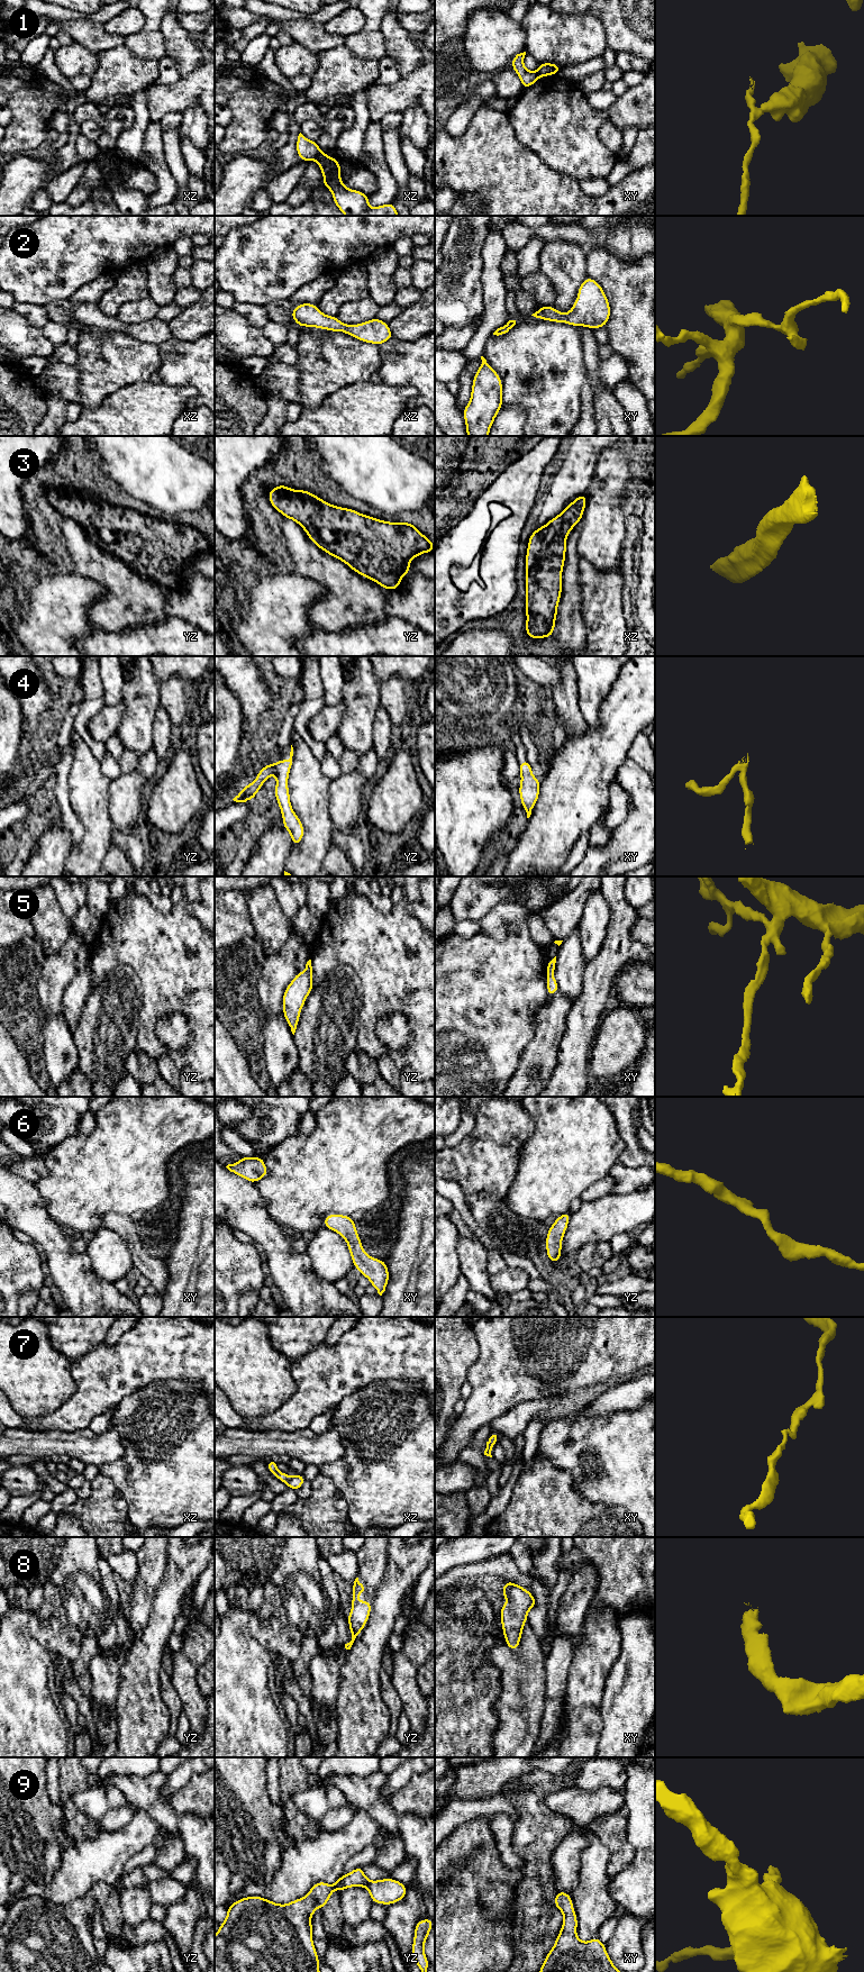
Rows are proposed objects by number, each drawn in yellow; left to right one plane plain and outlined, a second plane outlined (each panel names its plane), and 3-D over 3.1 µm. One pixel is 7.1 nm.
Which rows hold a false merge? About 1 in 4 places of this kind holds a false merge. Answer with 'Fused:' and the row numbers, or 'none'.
Fused: 1

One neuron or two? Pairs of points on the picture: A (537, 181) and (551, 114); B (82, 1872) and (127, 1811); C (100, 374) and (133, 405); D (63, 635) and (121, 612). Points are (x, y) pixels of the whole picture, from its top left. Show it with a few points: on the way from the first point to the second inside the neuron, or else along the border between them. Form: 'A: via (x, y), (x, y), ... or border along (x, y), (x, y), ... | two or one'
A: border along (521, 143), (552, 169), (564, 174) | two
B: border along (134, 1815), (118, 1829), (106, 1830), (100, 1827) | two
C: border along (142, 381), (117, 389), (108, 394), (97, 407) | two
D: border along (98, 599), (90, 607), (88, 618), (99, 628) | two

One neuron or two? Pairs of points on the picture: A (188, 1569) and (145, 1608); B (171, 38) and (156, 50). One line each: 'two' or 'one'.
A: two
B: two

